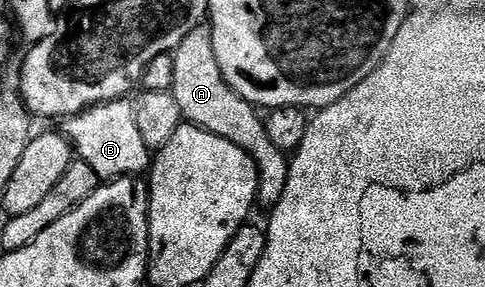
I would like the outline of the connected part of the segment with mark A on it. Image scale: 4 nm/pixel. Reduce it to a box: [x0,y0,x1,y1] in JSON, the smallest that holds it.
[171,24,289,209]

